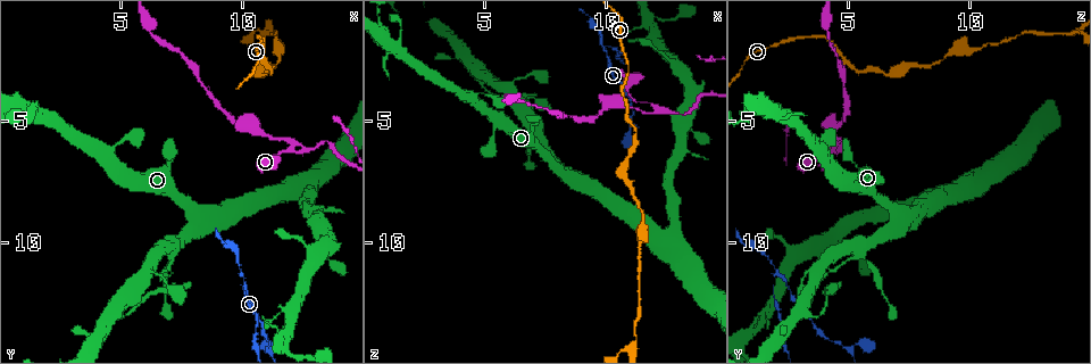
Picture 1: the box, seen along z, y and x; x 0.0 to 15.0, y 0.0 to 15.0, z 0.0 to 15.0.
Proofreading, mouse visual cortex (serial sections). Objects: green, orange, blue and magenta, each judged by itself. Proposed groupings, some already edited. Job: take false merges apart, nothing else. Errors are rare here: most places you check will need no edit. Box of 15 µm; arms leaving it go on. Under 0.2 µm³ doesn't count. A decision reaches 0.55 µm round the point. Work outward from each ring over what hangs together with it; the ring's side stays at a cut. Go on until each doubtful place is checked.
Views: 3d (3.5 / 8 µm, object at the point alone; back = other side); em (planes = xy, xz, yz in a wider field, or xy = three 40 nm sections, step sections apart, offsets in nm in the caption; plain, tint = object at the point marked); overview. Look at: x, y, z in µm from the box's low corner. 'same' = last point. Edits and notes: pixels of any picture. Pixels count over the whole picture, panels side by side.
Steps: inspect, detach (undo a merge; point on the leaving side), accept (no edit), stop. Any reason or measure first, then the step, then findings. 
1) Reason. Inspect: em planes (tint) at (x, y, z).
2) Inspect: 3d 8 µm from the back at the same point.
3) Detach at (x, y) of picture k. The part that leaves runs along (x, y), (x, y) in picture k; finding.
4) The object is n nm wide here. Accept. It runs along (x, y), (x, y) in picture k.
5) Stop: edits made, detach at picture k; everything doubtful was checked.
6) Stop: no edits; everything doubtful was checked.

Three-way junction. Inspect: 3d 3.5 µm from the back at (12.0, 6.0, 4.6).

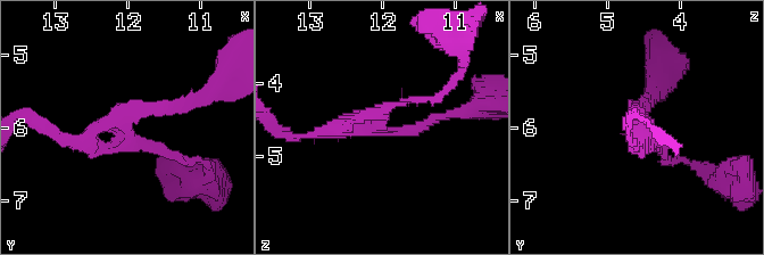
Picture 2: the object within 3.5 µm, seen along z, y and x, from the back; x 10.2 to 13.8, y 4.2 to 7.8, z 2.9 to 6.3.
3 arms meet here; the arms are 100, 150, 200 nm wide. Inspect: em xy step 1 (tint) at (12.15, 5.95, 4.55).

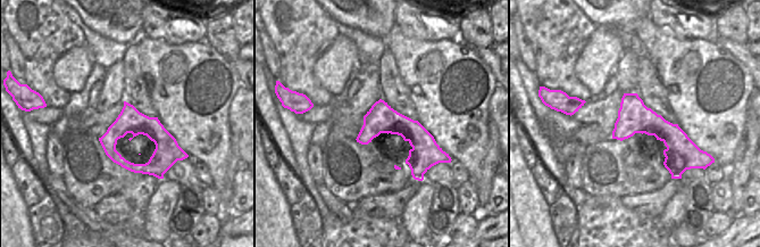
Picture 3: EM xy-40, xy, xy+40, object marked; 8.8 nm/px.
The object is 260 nm wide here. Accept. It runs along (664, 157), (632, 112), (646, 108) in picture 2; continuous, no second cell.

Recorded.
Inspect: 3d 3.5 µm at (13.1, 6.0, 4.7).

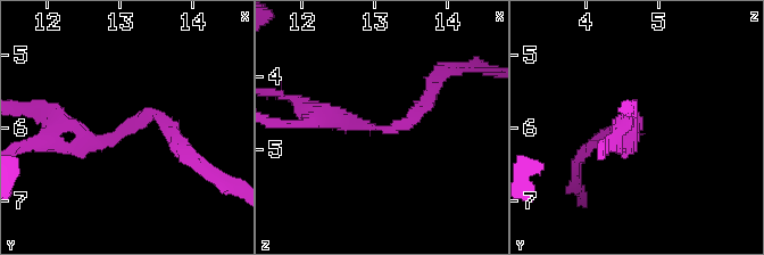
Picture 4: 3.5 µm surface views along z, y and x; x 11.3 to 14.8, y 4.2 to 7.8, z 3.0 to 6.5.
Inspect: em xy step 3 (tint) at (13.10, 6.00, 4.75).

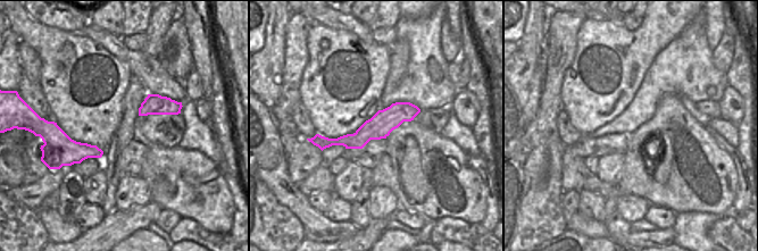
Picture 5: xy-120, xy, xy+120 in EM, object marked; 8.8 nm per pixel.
The arms are 150, 250 nm wide. Accept. It runs along (321, 118), (395, 130), (432, 92) in picture 4; one cell here.

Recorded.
Abrupt turn. Inspect: 3d 3.5 µm at (9.9, 11.4, 2.0).

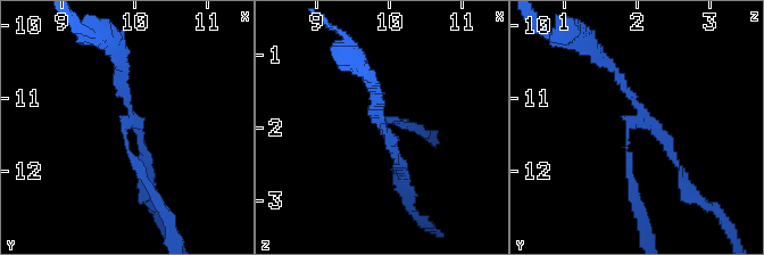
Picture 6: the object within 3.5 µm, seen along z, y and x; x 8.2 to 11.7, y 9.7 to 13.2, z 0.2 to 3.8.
Need the tissue. Inspect: em xy step 3 (tint) at (9.90, 11.35, 1.95).

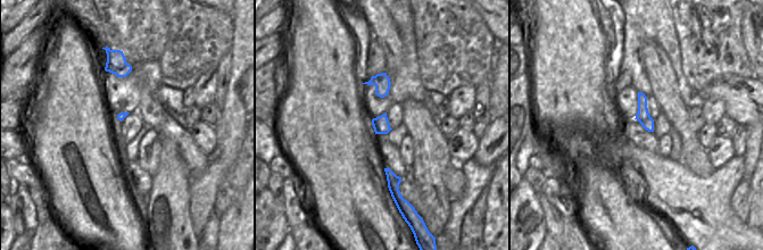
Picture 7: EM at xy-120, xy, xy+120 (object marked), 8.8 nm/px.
Accept. It runs along (400, 166), (382, 117), (407, 123) in picture 6; one cell here.

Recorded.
Thin neck. Inspect: 3d 3.5 µm at (11.2, 1.5, 14.2).

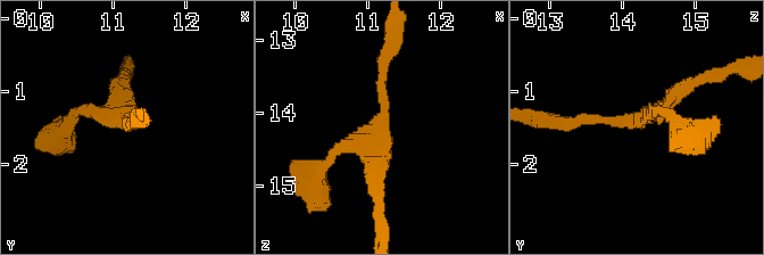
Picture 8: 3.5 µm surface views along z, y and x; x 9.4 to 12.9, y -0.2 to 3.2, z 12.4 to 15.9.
3 arms meet here; the arms are 150, 200, 200 nm wide. Inspect: em xy step 5 (tint) at (11.15, 1.40, 14.20).

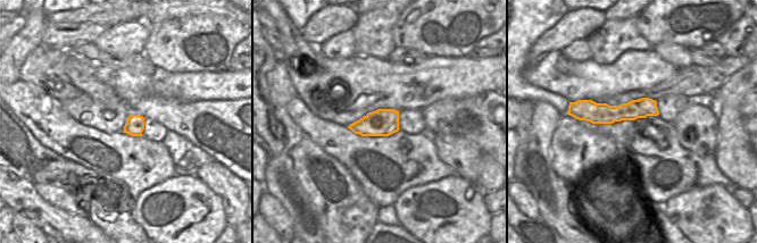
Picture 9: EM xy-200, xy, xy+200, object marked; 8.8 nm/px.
Accept. It runs along (389, 52), (382, 125), (320, 166) in picture 8; all the same cell.

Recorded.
Stop: no edits; everything doubtful was checked.

